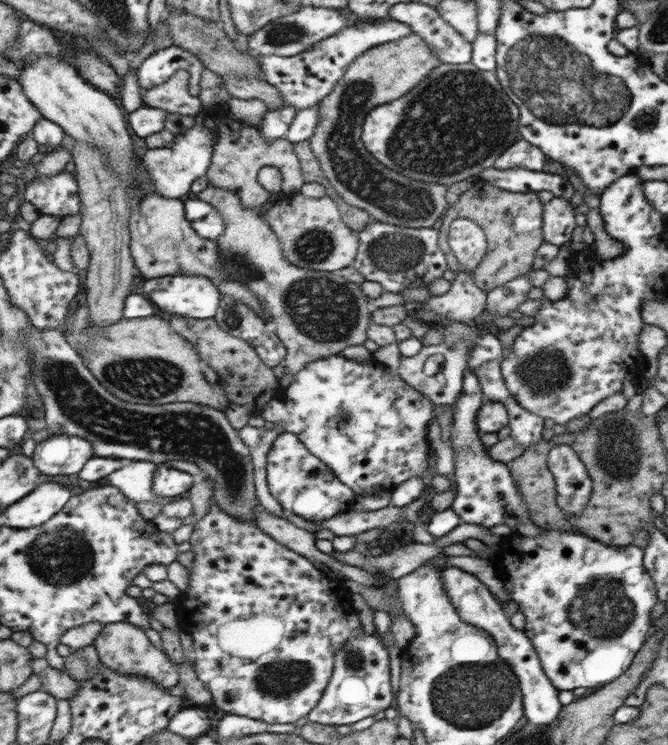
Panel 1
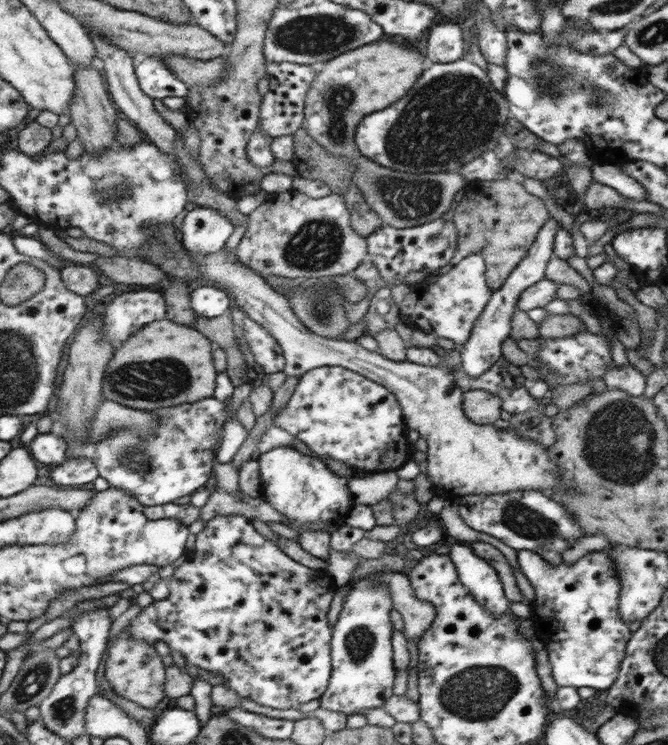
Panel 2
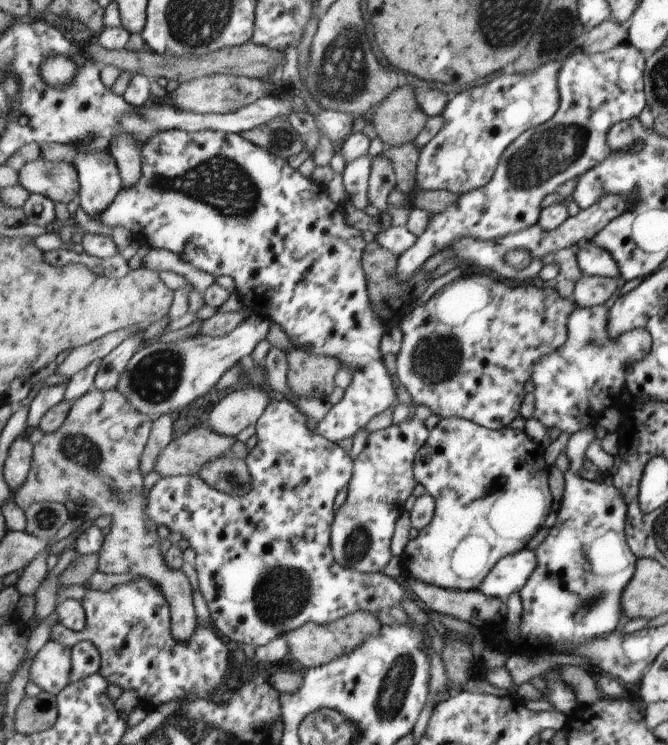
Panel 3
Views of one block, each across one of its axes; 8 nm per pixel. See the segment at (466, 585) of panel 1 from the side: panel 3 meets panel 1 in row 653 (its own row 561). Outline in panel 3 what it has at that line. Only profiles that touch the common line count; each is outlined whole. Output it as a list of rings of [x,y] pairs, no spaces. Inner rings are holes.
[[[526,548],[515,555],[505,556],[495,564],[478,590],[484,596],[506,601],[510,594],[520,592],[526,586],[537,566],[538,556],[534,549]]]

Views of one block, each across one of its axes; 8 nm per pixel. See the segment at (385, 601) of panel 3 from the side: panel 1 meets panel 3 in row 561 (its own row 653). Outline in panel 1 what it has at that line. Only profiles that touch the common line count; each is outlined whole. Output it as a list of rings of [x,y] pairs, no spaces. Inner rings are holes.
[[[216,502],[211,504],[210,511],[194,525],[194,532],[192,532],[188,542],[192,545],[191,551],[194,553],[194,564],[189,568],[190,573],[188,573],[190,587],[188,587],[188,591],[181,592],[172,601],[182,629],[193,640],[195,648],[195,664],[193,666],[197,677],[212,693],[213,704],[228,714],[247,716],[263,720],[270,725],[278,724],[281,727],[295,723],[298,719],[306,716],[323,698],[324,691],[327,690],[328,683],[331,682],[330,672],[332,672],[332,668],[335,668],[336,654],[339,654],[340,649],[348,643],[348,639],[352,639],[350,636],[354,636],[360,628],[360,620],[352,612],[352,604],[350,604],[350,600],[352,600],[350,596],[353,594],[340,592],[340,590],[346,590],[344,580],[330,578],[330,574],[315,568],[304,556],[284,548],[274,538],[257,528],[255,524],[237,520],[231,514],[224,512]]]

